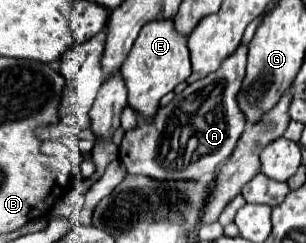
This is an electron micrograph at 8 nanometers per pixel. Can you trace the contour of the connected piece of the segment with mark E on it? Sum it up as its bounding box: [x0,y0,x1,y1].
[122,19,190,115]

